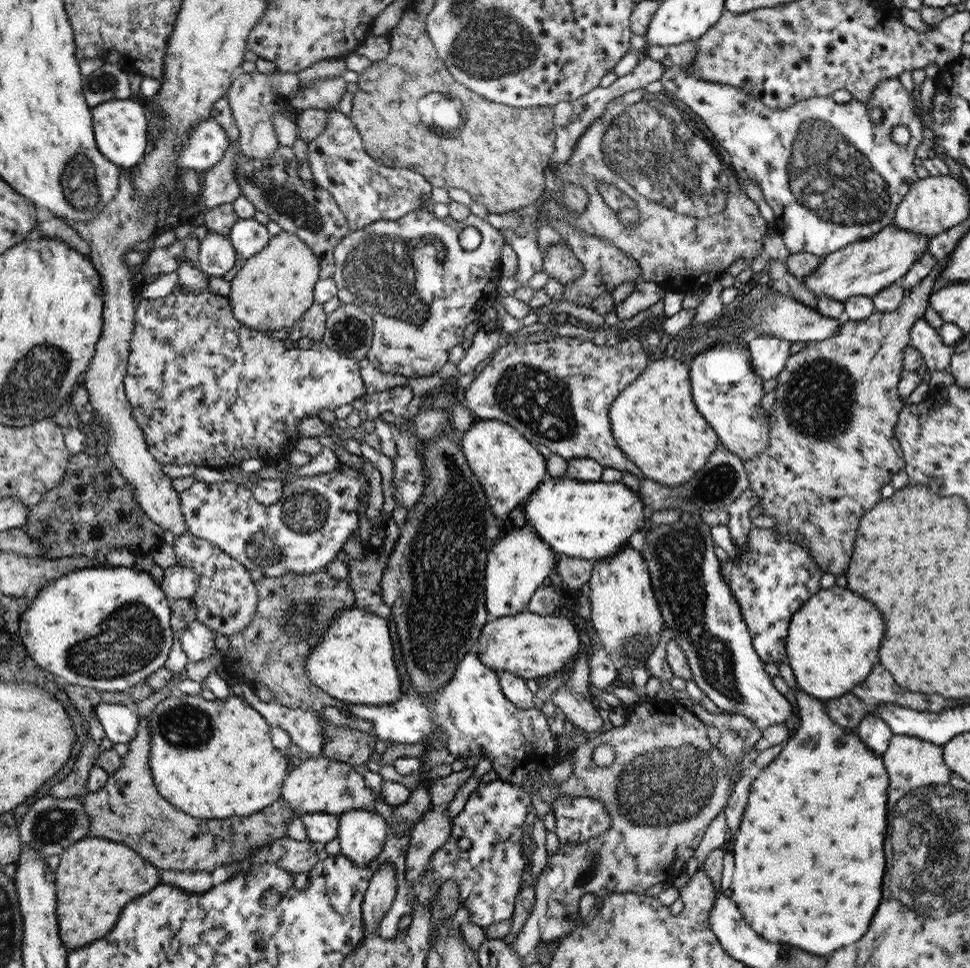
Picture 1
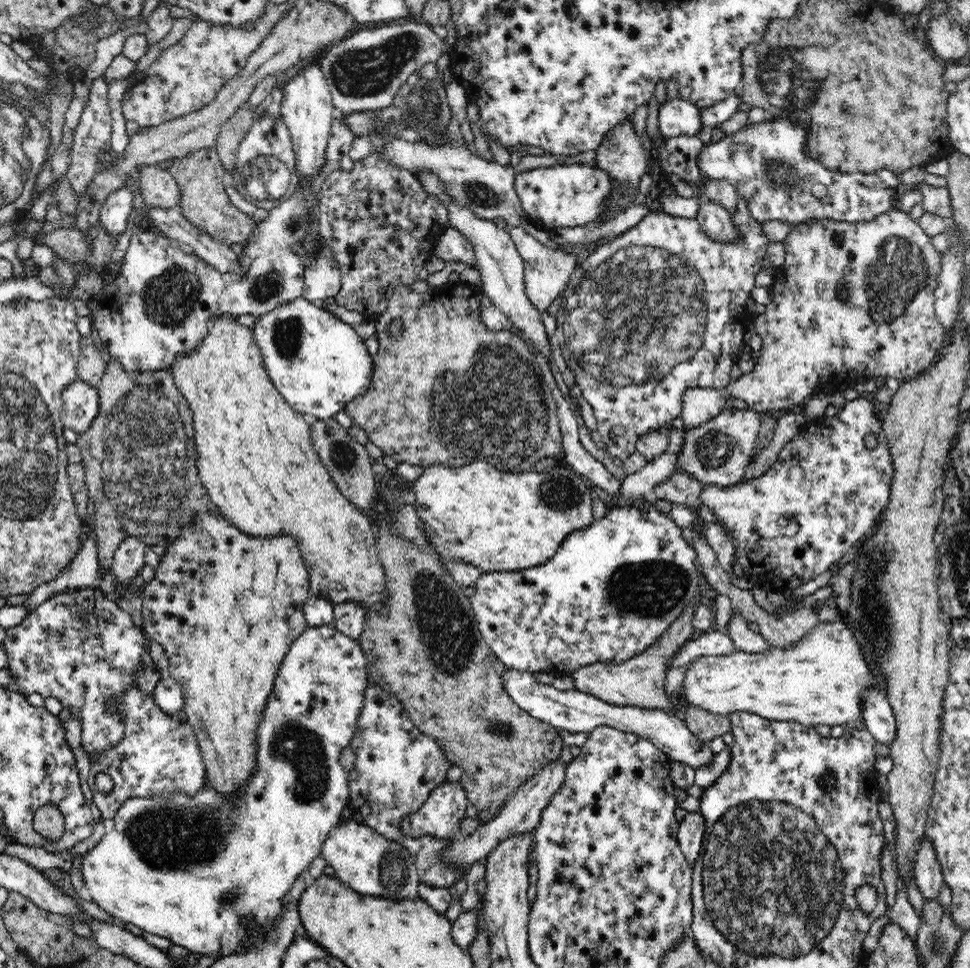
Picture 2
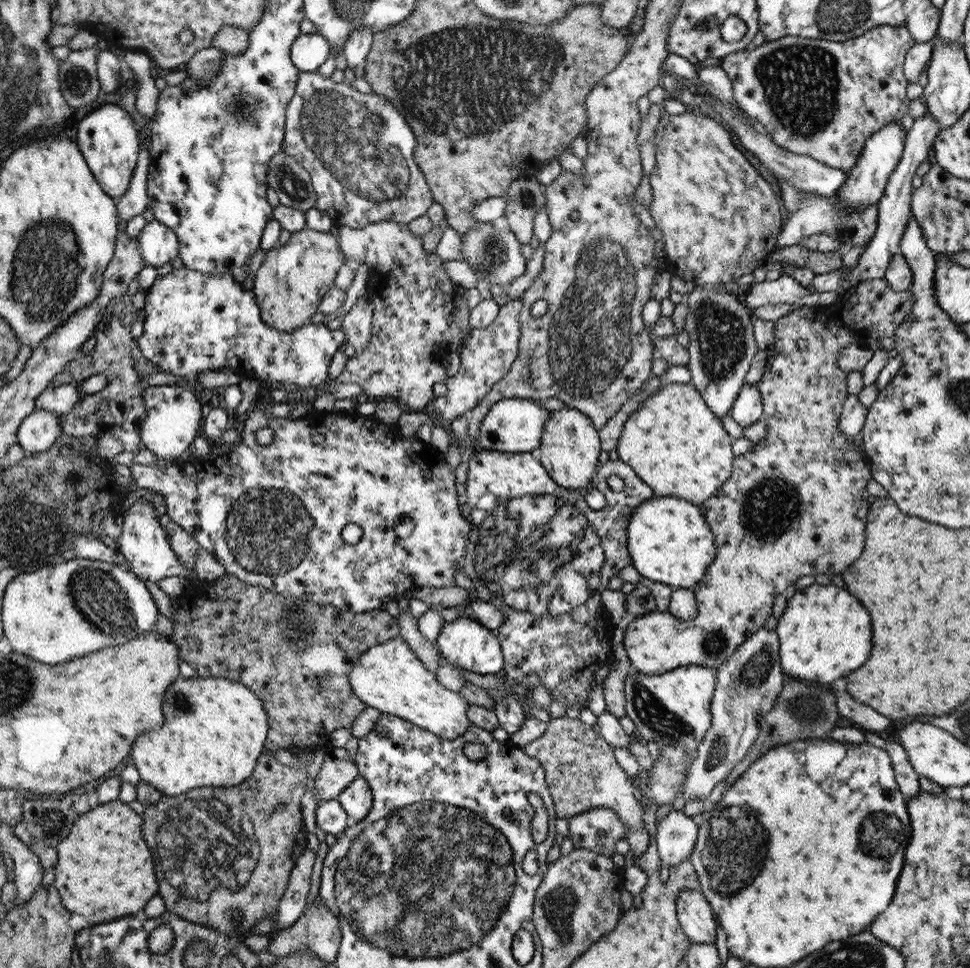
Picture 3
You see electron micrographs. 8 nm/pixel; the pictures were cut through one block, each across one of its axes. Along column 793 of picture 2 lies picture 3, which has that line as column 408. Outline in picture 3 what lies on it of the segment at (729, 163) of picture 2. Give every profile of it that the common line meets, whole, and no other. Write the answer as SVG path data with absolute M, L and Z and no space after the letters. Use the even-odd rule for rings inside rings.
M318 71L302 72L299 75L299 82L296 84L294 98L291 99L290 107L287 109L286 135L284 136L284 150L288 156L292 156L298 164L303 165L311 175L312 186L316 192L316 209L327 213L333 221L333 226L364 228L368 224L381 222L382 220L392 220L400 224L409 224L414 219L426 215L426 212L433 201L433 194L426 182L424 173L420 171L418 163L414 158L416 148L416 135L410 127L410 123L402 116L396 107L382 95L376 95L374 92L364 94L346 82L335 83L331 78L322 76Z

